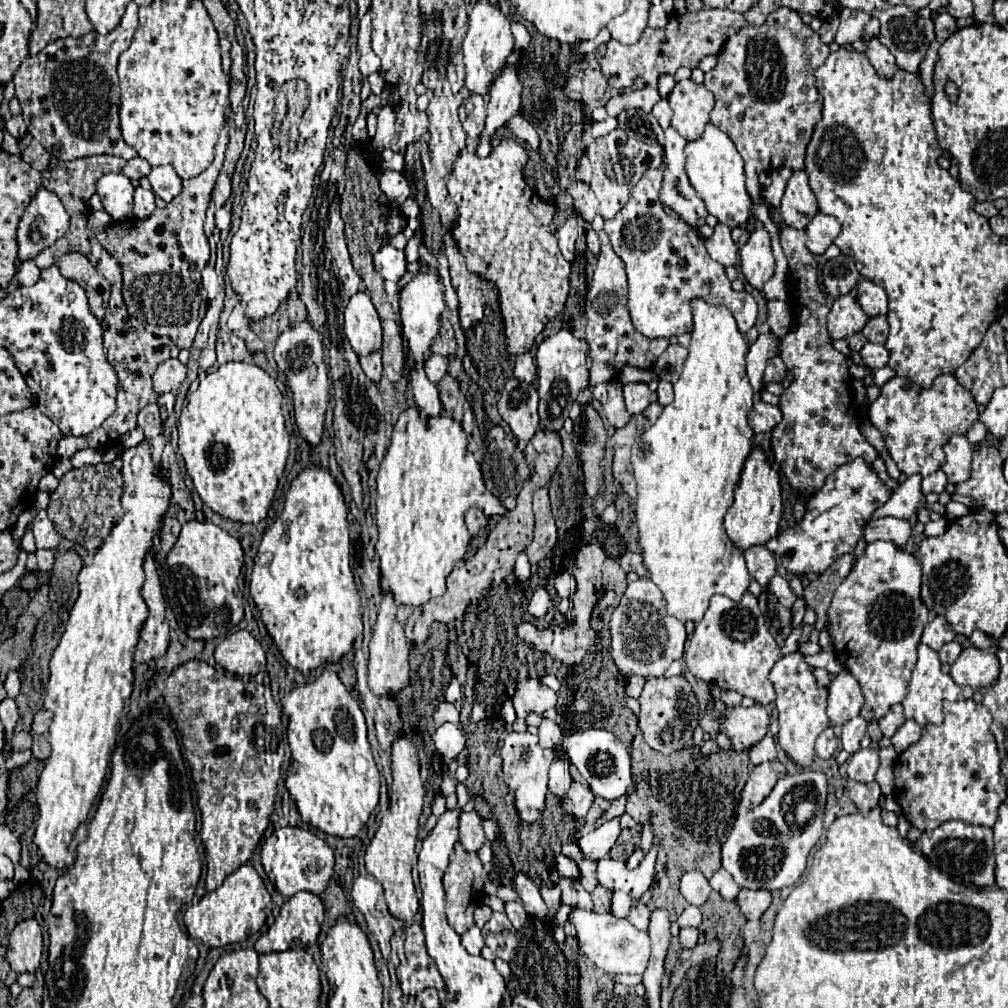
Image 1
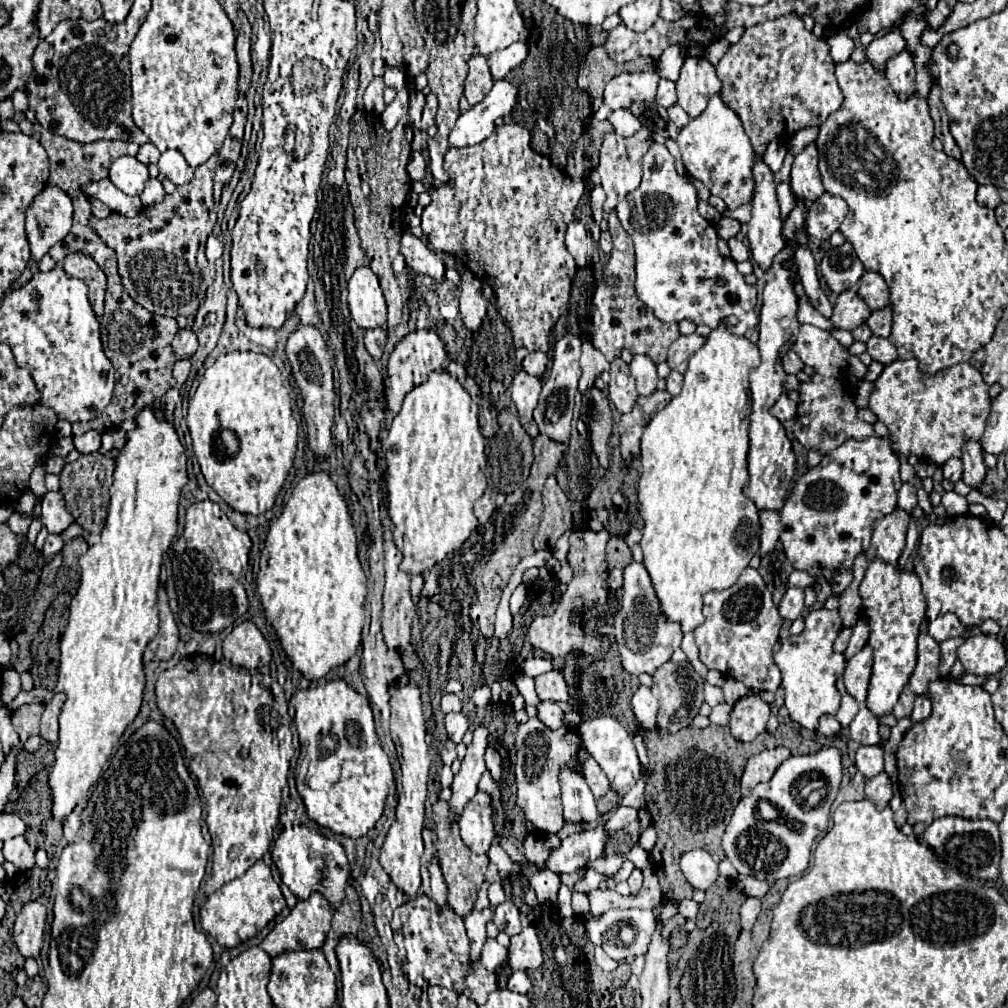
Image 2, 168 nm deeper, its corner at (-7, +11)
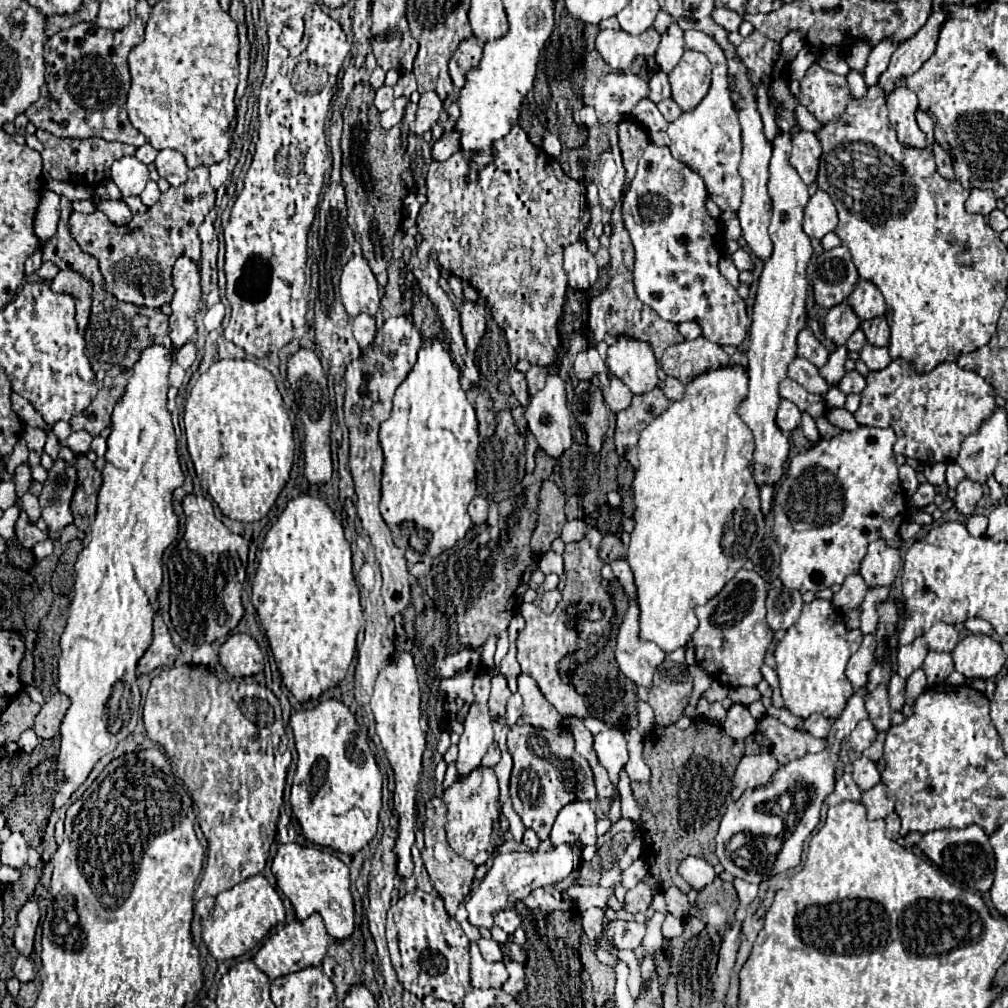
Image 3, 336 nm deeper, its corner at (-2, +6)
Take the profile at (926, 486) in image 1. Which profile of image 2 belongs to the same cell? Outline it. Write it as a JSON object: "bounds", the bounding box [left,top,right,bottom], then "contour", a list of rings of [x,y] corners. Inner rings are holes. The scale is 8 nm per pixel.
{"bounds":[943,458,963,482],"contour":[[[951,458],[943,464],[943,476],[951,482],[957,482],[961,480],[961,474],[963,474],[963,462],[959,458]]]}

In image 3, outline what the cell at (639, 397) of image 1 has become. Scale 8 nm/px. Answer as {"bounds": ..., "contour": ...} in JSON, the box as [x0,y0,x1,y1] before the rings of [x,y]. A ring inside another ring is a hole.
{"bounds":[606,337,658,395],"contour":[[[618,337],[608,349],[606,365],[608,371],[622,379],[636,395],[648,393],[658,385],[658,363],[648,343],[634,341],[630,337]]]}

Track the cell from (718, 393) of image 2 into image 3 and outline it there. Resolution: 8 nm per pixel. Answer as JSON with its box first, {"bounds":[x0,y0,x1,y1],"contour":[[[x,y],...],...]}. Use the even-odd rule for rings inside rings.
{"bounds":[626,365,764,653],"contour":[[[728,365],[720,369],[710,369],[700,375],[696,375],[688,385],[686,385],[686,395],[680,401],[674,401],[660,417],[656,417],[642,433],[638,441],[638,461],[640,467],[636,471],[632,489],[634,489],[634,531],[630,533],[630,545],[628,545],[628,557],[626,561],[630,563],[634,571],[634,581],[636,581],[636,597],[640,605],[640,639],[644,641],[654,641],[658,647],[662,647],[666,653],[686,645],[692,637],[692,633],[698,627],[698,619],[694,615],[694,605],[708,603],[712,597],[716,597],[722,587],[736,575],[736,571],[742,569],[742,565],[756,553],[756,543],[758,537],[764,535],[764,515],[760,511],[760,497],[758,497],[758,487],[750,475],[750,461],[754,453],[754,439],[750,429],[744,425],[744,421],[736,415],[738,403],[746,397],[748,393],[748,375],[742,365]]]}

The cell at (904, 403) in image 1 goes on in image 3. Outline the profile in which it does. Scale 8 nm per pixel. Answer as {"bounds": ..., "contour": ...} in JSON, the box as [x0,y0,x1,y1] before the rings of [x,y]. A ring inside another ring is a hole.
{"bounds":[854,359,994,465],"contour":[[[894,359],[886,369],[882,371],[870,371],[866,377],[866,389],[860,393],[862,401],[858,411],[854,413],[856,421],[860,425],[868,427],[892,427],[896,431],[896,445],[894,453],[904,455],[910,459],[916,459],[926,465],[934,463],[952,463],[956,461],[956,453],[960,453],[960,445],[964,437],[974,433],[982,421],[994,411],[994,389],[974,371],[964,371],[956,367],[956,363],[940,363],[934,371],[918,375],[914,365],[904,361],[904,359]],[[914,393],[922,393],[924,399],[914,399]]]}

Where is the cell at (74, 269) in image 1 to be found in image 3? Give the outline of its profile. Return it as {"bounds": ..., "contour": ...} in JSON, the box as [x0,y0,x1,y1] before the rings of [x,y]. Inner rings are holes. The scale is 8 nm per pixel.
{"bounds":[52,269,92,329],"contour":[[[62,269],[52,281],[52,289],[76,297],[76,323],[80,329],[84,329],[90,319],[92,283],[86,277],[82,277],[82,273],[76,273],[74,269]]]}

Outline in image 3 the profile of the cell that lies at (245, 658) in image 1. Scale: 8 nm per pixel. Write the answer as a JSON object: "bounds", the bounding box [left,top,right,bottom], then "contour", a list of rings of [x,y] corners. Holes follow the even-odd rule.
{"bounds":[220,633,264,677],"contour":[[[236,633],[220,647],[220,665],[232,677],[248,677],[264,671],[264,655],[250,635]]]}

